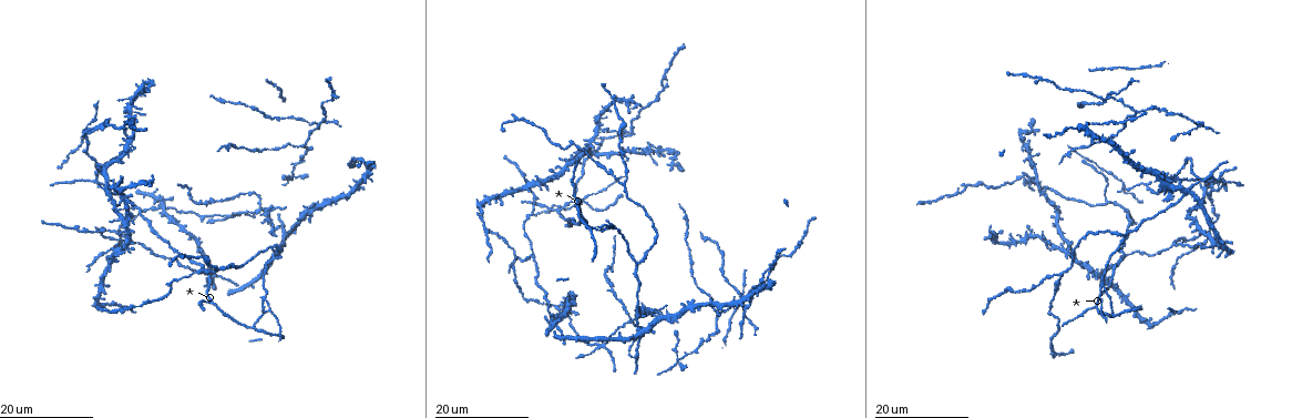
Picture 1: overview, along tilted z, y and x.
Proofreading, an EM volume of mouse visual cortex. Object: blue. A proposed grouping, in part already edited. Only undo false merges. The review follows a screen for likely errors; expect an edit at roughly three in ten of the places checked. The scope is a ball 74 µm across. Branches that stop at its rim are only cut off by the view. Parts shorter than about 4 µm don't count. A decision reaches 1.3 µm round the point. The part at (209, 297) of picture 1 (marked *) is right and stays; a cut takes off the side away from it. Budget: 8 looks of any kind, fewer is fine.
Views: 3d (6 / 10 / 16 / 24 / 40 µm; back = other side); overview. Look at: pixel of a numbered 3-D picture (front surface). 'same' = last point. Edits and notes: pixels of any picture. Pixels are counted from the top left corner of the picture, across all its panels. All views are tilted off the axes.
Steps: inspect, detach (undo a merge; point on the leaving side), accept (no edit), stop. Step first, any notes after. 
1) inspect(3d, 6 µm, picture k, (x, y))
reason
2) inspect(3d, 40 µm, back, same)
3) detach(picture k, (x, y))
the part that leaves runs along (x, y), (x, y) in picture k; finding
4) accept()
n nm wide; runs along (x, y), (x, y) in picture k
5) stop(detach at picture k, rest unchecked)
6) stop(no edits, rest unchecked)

inspect(3d, 24 µm, picture 1, (624, 185))
a fork

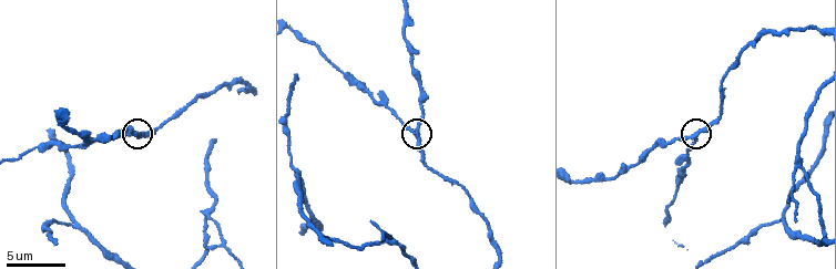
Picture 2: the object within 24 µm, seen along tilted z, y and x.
inspect(3d, 6 µm, picture 2, (693, 133))

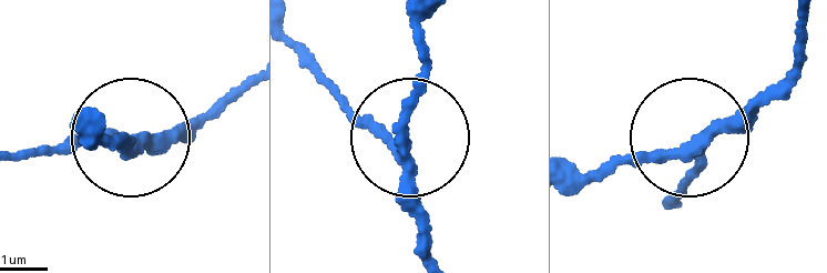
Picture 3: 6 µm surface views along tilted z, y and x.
inspect(3d, 6 µm, back, picture 3, (403, 141))

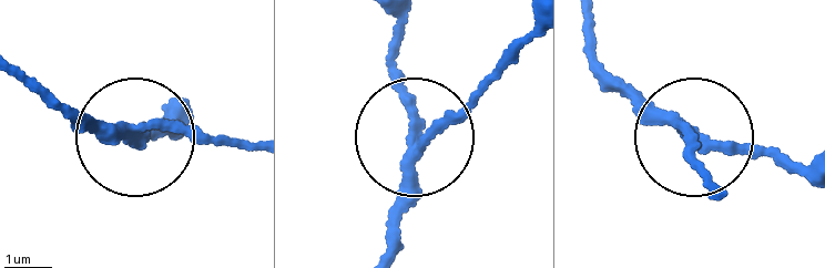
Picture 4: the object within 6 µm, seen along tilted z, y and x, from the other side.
accept()
3 arms; one neuron here

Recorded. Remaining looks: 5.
inspect(3d, 24 µm, picture 1, (1108, 202))
three-way junction

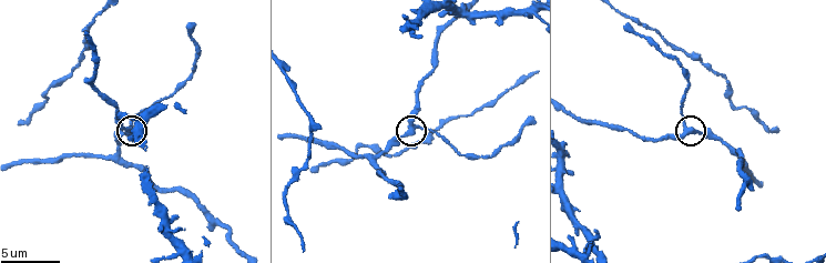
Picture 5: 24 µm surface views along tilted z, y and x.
inspect(3d, 6 µm, picture 5, (687, 128))
zoom in

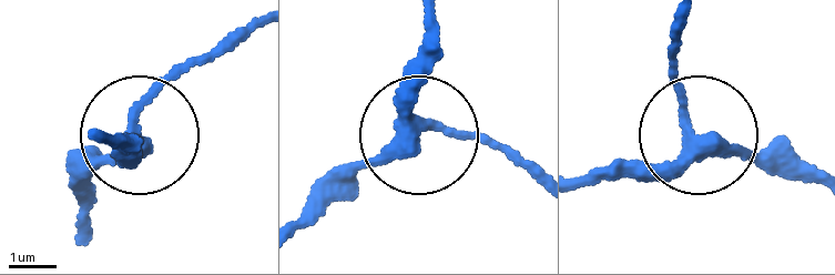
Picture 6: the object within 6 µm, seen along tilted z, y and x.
accept()
300 nm wide; runs along (305, 214), (428, 131), (470, 131), (515, 152) in picture 6; all the same neuron

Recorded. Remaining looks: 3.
inspect(3d, 10 µm, picture 5, (115, 158))

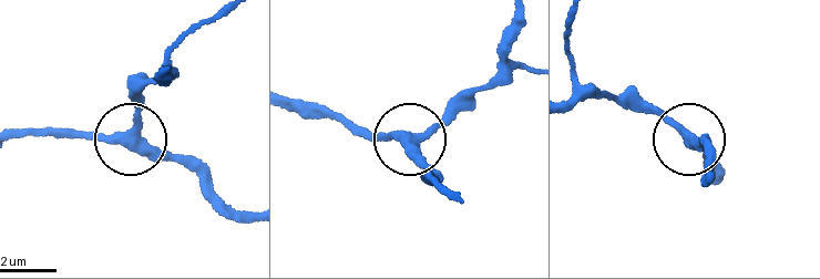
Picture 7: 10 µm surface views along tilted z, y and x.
inspect(3d, 6 µm, picture 7, (126, 137))

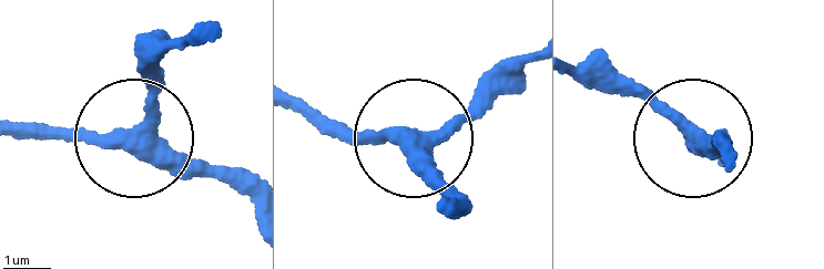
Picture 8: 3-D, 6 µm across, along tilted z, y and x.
accept()
3 arms; runs along (253, 194), (140, 146), (39, 141) in picture 8; all the same neuron

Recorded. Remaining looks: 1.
inspect(3d, 10 µm, picture 2, (798, 163))

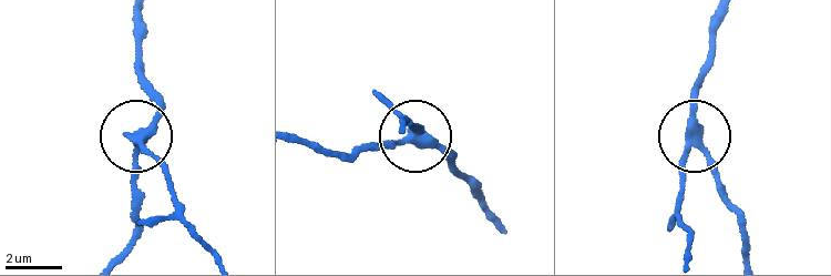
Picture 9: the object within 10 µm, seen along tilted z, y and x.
detach(picture 9, (171, 182))
3 arms; the part that leaves runs along (689, 149), (678, 217), (690, 255) in picture 9; two neurons meet here

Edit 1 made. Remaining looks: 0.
stop(detach at picture 9, rest unchecked)

